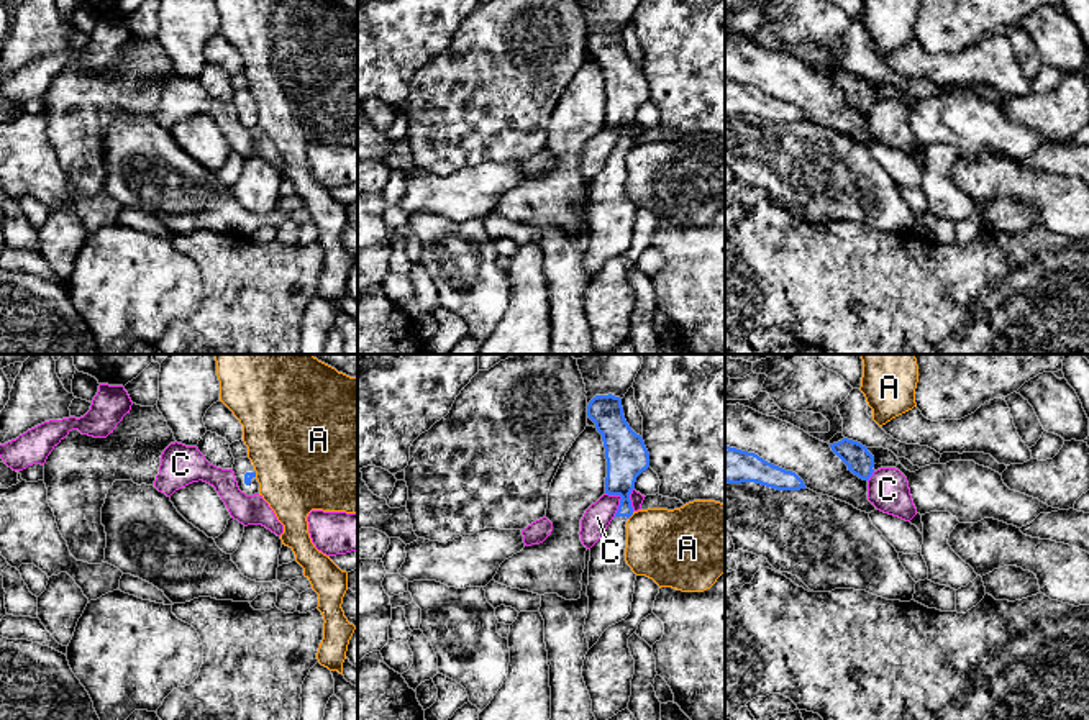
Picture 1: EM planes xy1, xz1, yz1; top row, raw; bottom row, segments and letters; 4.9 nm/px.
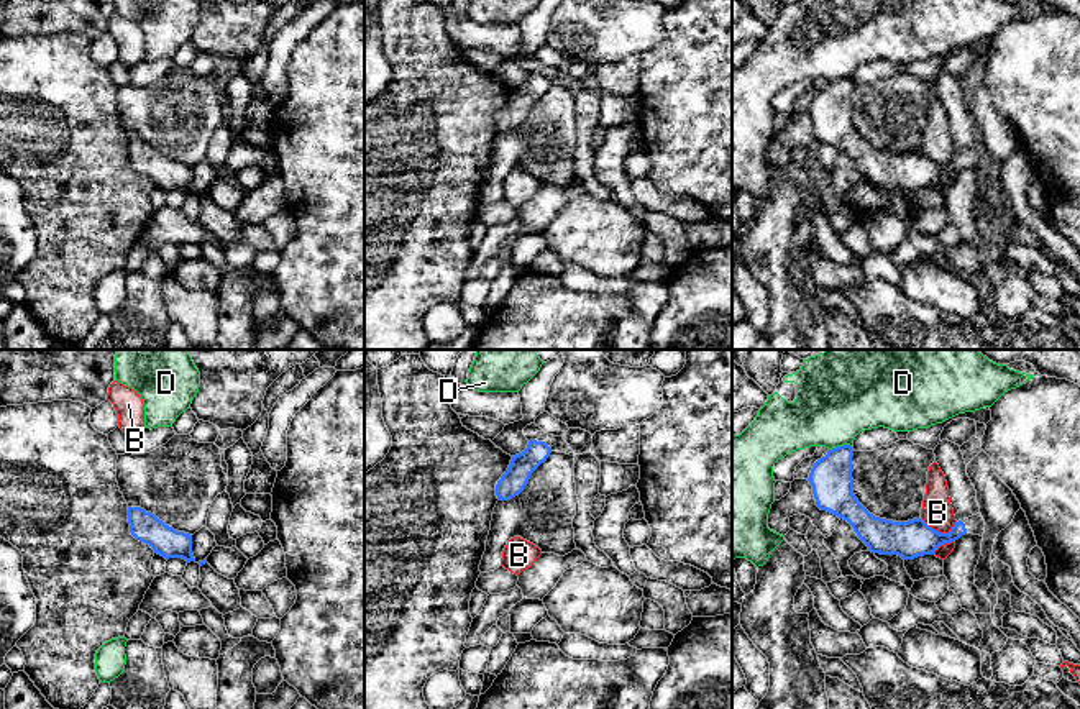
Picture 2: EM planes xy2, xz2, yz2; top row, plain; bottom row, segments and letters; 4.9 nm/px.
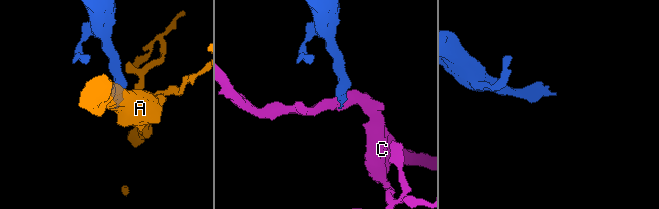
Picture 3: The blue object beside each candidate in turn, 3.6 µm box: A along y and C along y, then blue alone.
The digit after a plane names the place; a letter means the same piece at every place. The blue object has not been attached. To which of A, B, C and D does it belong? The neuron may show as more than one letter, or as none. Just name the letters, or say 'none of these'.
none of these

